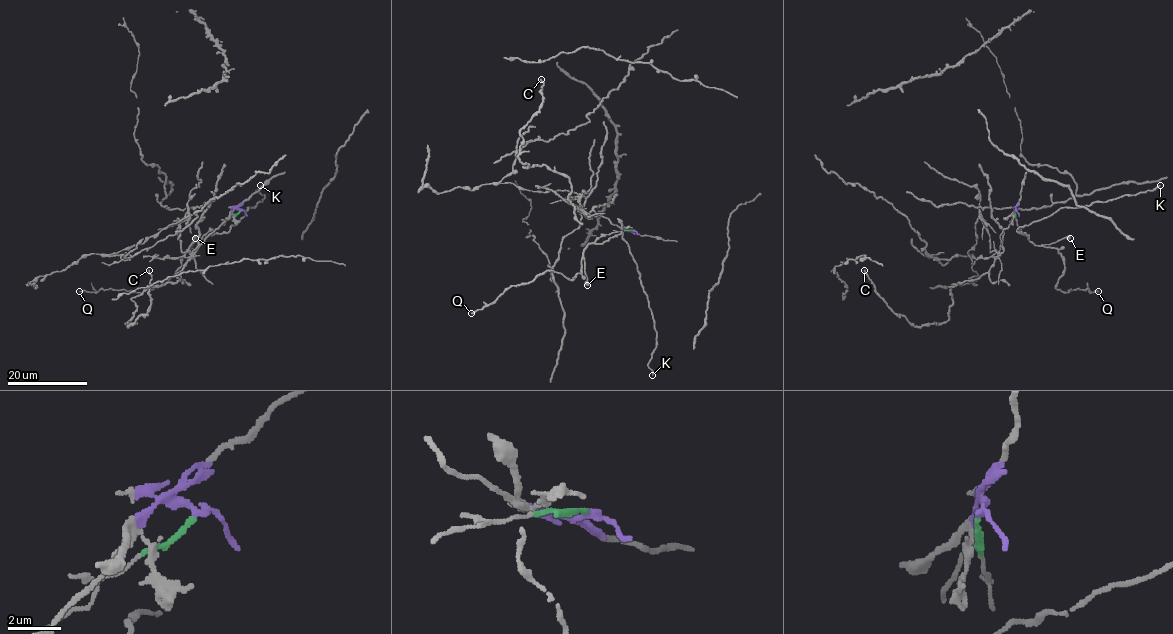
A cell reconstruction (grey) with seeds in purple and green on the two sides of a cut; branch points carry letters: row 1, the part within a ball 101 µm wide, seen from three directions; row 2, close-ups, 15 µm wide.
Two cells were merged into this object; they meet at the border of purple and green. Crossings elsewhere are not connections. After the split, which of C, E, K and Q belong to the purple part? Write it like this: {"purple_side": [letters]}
{"purple_side": ["C"]}

